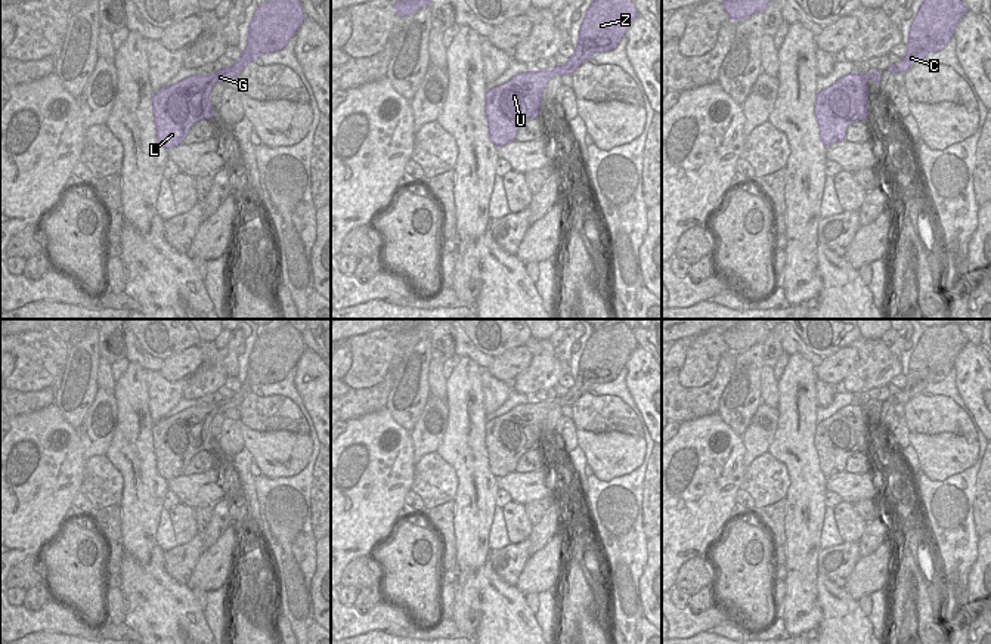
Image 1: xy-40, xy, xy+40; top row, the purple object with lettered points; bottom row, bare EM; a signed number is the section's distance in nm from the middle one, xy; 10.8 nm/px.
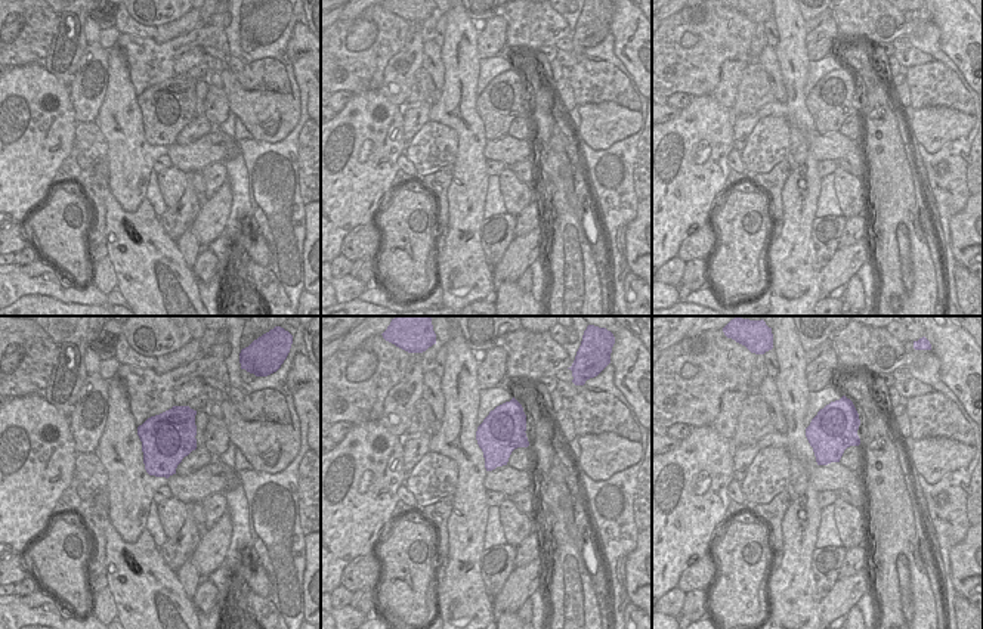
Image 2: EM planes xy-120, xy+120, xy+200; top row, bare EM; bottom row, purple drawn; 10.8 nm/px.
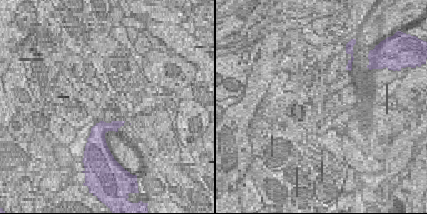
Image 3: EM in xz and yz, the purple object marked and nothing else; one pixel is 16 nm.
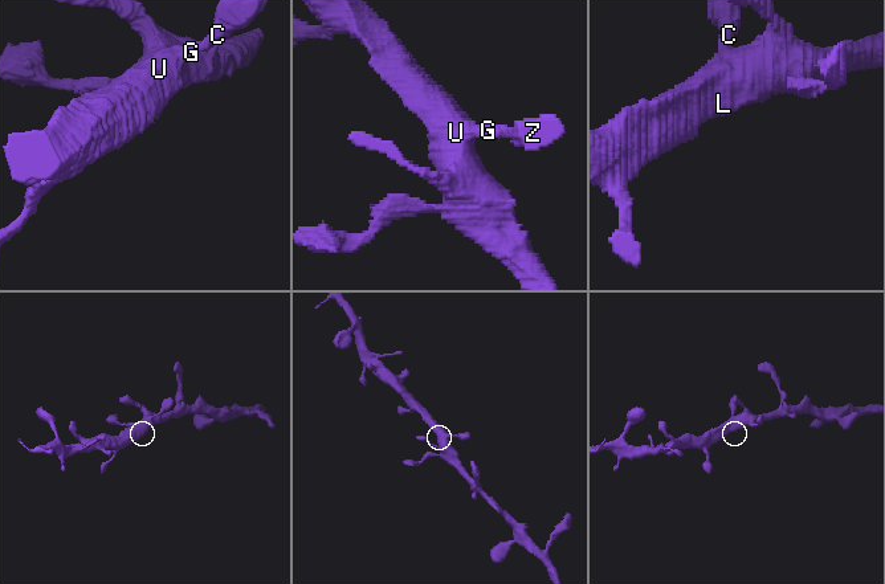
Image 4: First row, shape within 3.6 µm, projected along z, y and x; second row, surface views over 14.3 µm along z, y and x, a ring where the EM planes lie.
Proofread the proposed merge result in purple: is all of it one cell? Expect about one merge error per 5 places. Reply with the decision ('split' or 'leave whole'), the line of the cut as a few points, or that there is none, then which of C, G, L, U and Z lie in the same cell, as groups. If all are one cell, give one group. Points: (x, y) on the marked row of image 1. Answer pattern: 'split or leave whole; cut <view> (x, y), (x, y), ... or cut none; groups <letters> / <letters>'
leave whole; cut none; groups C G L U Z

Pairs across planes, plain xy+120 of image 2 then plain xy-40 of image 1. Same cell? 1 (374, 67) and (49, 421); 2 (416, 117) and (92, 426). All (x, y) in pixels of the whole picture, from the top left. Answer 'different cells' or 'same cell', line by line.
1: different cells
2: same cell

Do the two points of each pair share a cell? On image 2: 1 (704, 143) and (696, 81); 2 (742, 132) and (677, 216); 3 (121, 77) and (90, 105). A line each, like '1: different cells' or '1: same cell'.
1: different cells
2: different cells
3: different cells

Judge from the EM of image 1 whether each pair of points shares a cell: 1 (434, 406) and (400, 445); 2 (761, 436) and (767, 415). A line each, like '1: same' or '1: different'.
1: different
2: same

